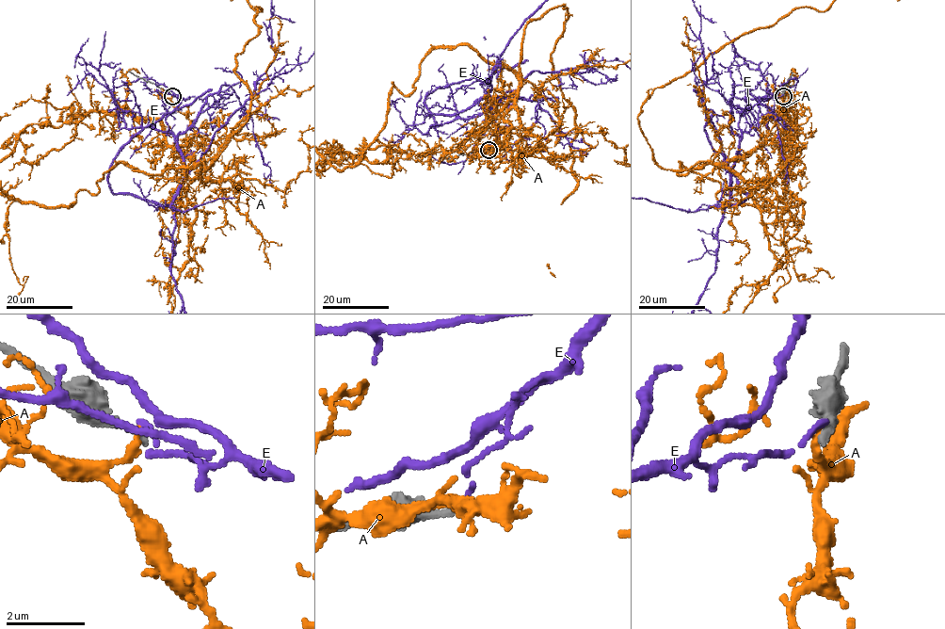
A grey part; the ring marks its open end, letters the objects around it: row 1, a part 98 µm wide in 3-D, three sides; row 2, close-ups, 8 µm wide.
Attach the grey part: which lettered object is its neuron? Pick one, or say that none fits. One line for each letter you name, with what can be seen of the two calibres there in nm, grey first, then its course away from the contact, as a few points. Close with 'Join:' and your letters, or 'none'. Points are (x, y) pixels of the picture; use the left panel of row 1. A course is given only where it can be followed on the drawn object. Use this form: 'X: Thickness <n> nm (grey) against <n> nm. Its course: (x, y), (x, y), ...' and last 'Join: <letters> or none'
Join: none

